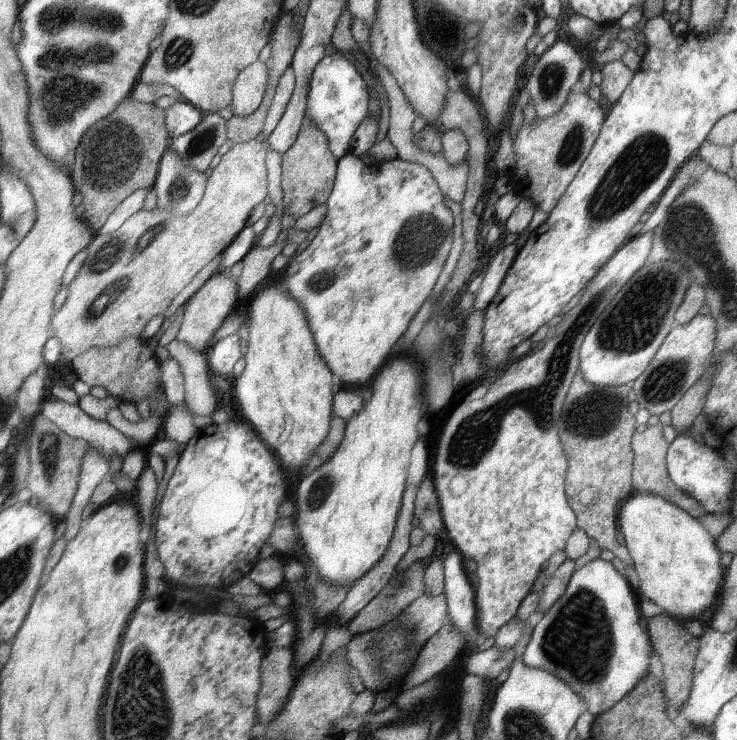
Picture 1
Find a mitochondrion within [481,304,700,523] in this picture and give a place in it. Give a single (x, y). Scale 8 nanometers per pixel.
(596, 415)

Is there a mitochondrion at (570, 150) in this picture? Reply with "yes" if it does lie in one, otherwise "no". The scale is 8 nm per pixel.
yes

